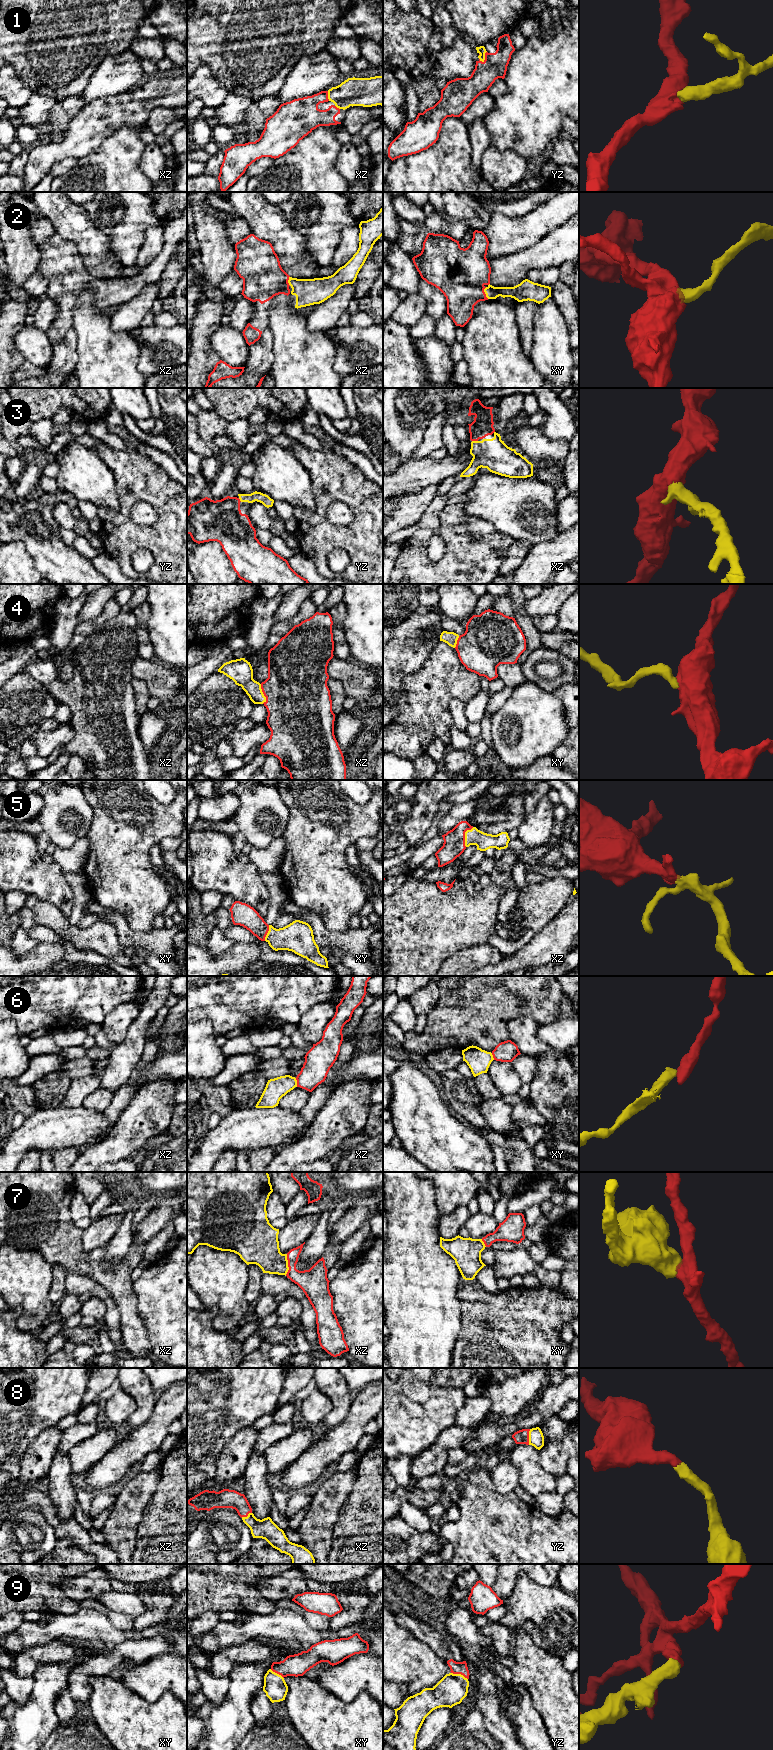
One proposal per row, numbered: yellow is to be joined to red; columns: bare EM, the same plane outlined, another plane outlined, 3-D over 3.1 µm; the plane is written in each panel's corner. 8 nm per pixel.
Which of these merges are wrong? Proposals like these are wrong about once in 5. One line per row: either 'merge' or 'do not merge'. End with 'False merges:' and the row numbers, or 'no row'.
1: merge
2: merge
3: merge
4: merge
5: merge
6: do not merge
7: merge
8: merge
9: merge
False merges: 6

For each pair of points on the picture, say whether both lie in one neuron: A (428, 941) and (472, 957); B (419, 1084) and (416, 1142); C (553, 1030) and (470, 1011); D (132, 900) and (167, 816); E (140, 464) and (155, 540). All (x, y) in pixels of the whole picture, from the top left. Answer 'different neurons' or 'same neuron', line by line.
A: different neurons
B: same neuron
C: different neurons
D: same neuron
E: same neuron

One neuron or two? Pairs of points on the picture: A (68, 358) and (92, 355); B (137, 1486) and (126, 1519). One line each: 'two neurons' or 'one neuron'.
A: two neurons
B: one neuron

